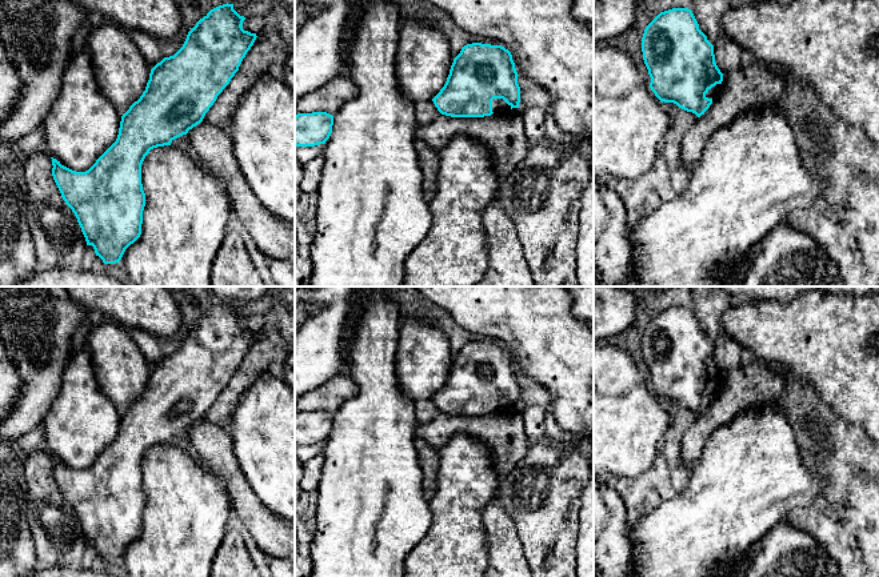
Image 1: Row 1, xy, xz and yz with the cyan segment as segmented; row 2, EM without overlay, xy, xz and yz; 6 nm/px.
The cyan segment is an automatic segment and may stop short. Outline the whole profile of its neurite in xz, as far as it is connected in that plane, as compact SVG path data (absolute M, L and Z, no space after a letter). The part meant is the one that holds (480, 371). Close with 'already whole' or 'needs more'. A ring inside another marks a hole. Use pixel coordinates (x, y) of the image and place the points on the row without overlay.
M467 342L454 357L444 385L432 397L442 413L484 416L519 406L512 353L502 344Z; needs more

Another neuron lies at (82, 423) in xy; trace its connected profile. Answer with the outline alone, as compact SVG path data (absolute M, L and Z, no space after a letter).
M88 346L71 353L60 390L41 424L45 434L43 448L61 464L76 470L85 470L116 440L120 420L121 414L99 388Z

